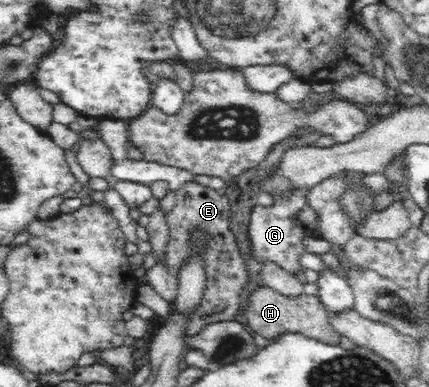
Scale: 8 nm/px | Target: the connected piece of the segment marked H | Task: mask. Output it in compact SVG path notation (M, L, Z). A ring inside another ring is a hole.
M261 283L257 289L249 293L249 297L245 301L243 317L247 319L246 326L252 333L260 334L269 340L290 331L307 334L323 343L339 344L340 335L332 330L328 322L328 310L320 303L318 295L313 296L305 293L298 296L283 295Z

